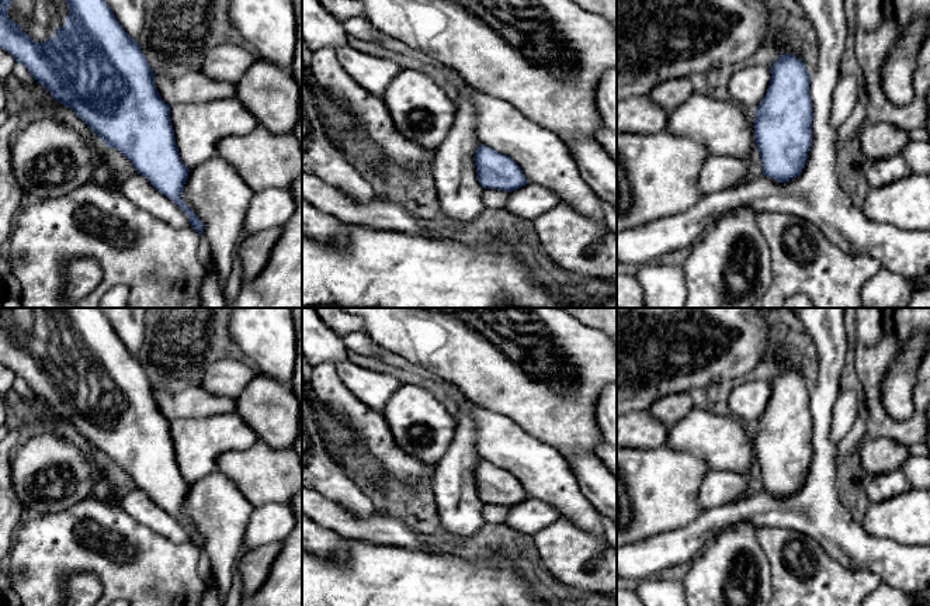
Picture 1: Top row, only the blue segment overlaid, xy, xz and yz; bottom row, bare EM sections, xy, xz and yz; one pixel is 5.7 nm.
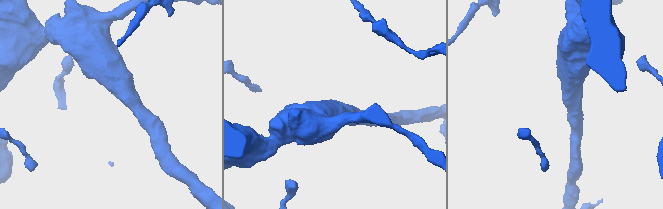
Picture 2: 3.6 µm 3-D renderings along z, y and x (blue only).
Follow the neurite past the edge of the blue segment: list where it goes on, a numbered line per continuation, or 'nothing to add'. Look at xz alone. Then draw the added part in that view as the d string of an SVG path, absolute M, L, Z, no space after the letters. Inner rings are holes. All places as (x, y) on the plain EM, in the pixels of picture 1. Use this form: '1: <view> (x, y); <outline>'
nothing to add

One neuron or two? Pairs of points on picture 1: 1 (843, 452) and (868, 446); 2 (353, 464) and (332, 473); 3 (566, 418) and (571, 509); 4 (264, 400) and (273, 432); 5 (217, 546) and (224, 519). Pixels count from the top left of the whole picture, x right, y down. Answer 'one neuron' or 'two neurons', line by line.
1: two neurons
2: two neurons
3: two neurons
4: one neuron
5: one neuron

